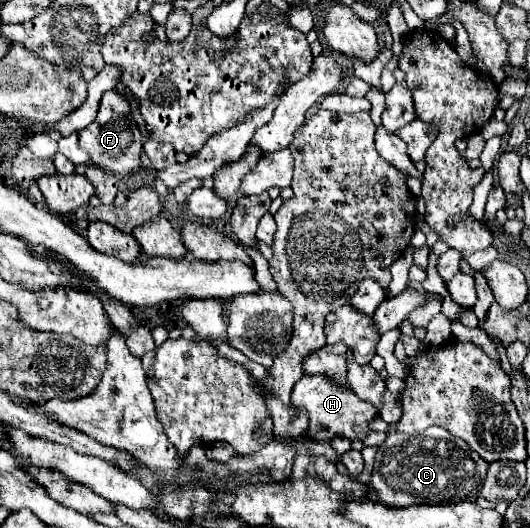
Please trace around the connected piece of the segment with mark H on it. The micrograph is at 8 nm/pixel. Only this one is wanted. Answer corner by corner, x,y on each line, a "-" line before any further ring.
318,374
318,376
304,376
292,388
292,404
308,408
310,414
310,436
312,440
332,440
334,436
344,436
350,440
364,440
370,430
368,424
378,418
378,410
374,404
360,400
348,386
338,384
336,380

